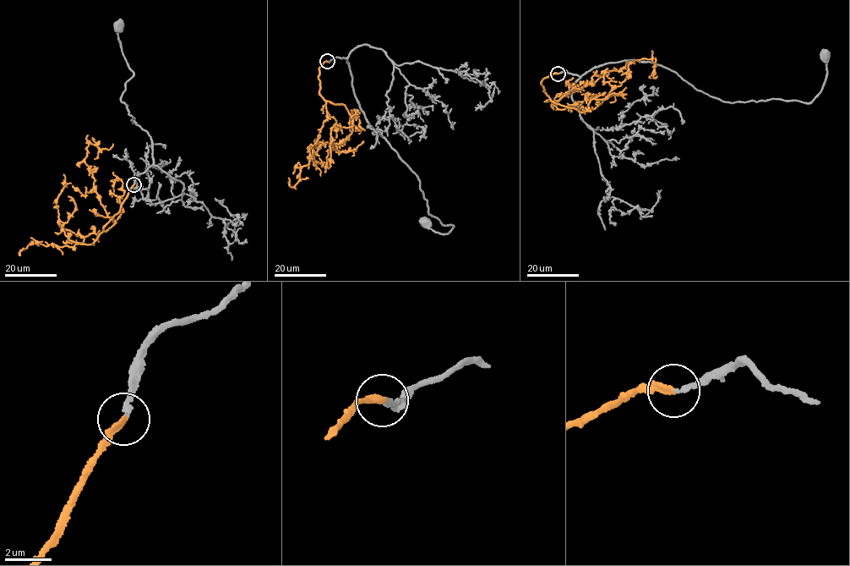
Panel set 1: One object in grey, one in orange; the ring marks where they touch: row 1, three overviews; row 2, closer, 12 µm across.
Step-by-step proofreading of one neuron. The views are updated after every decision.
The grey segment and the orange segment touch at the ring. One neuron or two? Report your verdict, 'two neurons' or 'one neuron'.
one neuron

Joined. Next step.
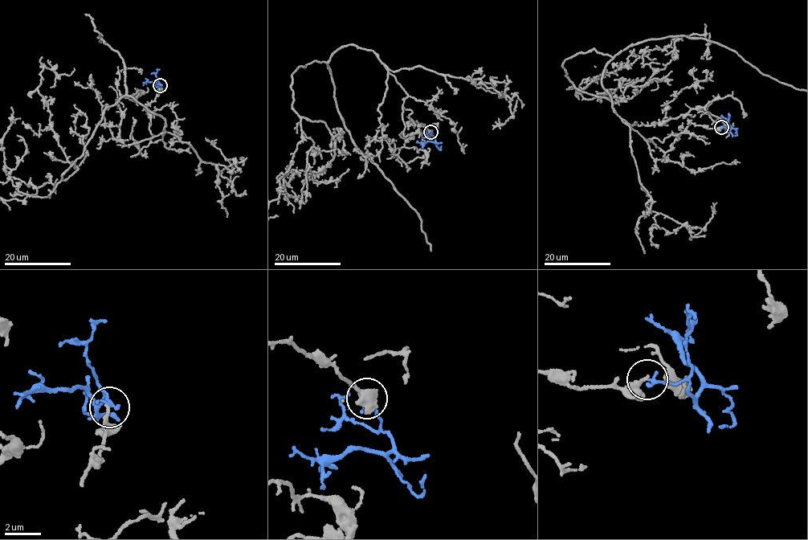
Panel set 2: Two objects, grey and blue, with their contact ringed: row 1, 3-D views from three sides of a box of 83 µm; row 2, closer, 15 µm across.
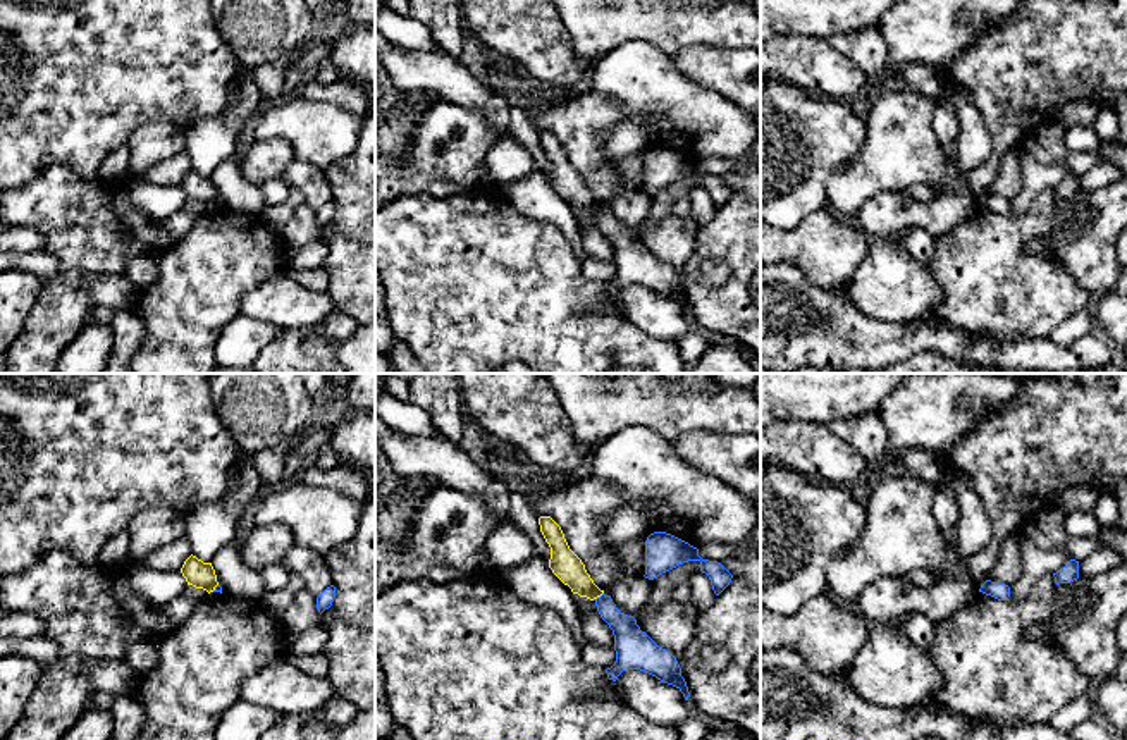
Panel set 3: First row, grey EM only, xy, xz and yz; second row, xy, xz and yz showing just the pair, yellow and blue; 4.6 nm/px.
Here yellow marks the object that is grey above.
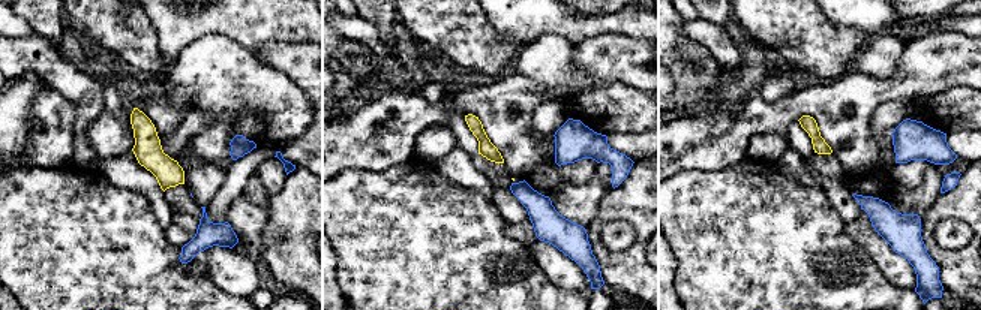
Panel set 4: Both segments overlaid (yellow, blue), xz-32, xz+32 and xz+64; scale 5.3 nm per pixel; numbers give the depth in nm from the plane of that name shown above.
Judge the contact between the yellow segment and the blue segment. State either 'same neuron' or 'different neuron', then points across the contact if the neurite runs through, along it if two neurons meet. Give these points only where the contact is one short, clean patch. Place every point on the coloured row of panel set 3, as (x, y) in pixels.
different neuron; border along xz (603, 592), (592, 599)

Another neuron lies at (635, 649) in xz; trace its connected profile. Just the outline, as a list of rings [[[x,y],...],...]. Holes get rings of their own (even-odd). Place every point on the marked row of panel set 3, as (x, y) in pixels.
[[[609,595],[594,601],[614,635],[616,663],[606,669],[607,678],[616,681],[623,671],[640,669],[676,687],[688,700],[690,692],[676,657],[642,632],[633,616],[621,613]]]

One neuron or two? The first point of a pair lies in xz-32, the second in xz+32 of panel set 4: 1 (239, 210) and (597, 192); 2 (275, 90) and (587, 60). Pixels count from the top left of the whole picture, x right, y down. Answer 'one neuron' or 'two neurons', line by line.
1: one neuron
2: two neurons

